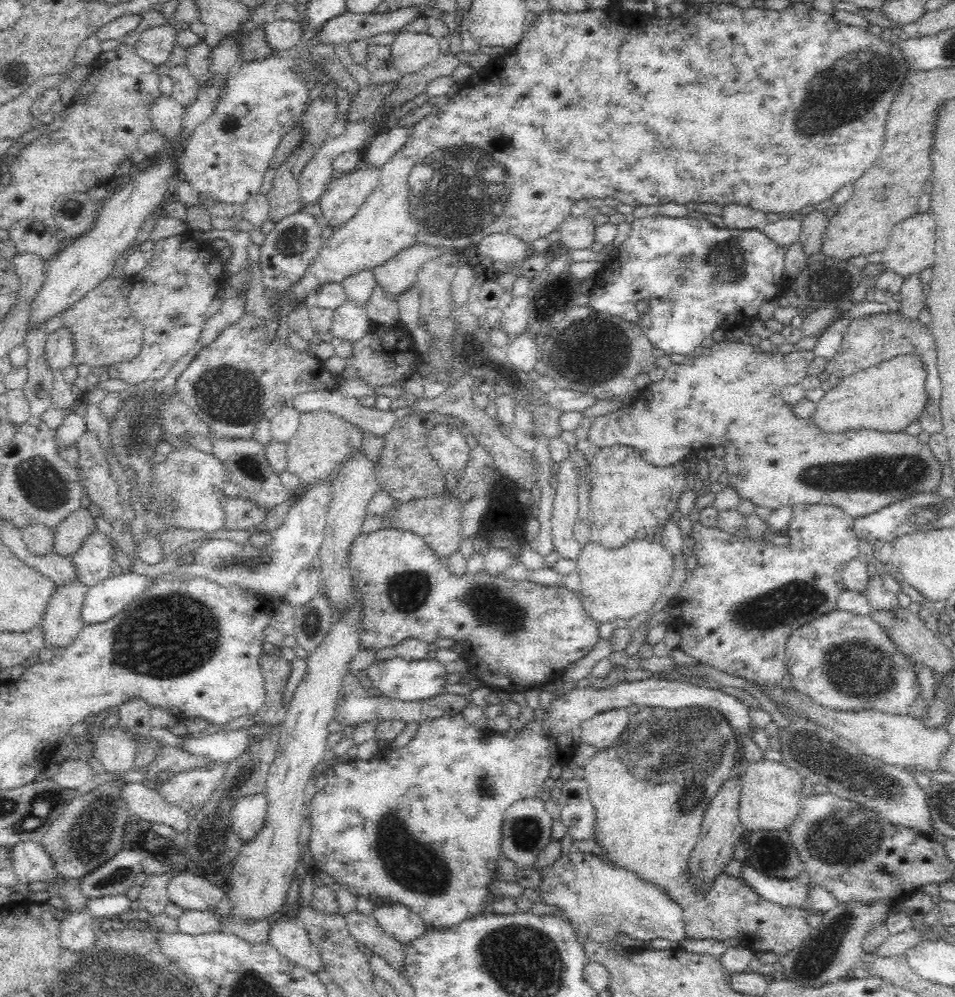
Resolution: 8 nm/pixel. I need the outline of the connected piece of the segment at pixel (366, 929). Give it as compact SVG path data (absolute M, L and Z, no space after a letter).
M354 911L344 918L348 931L356 942L362 943L365 948L384 958L388 961L388 965L401 974L405 945L387 936L373 916Z

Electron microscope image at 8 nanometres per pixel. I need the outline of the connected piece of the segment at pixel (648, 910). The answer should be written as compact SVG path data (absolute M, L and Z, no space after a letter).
M562 853L560 858L549 867L539 868L542 883L537 890L540 902L554 906L571 923L577 935L584 935L584 939L594 942L614 943L614 938L619 932L628 934L636 940L650 942L653 938L666 938L672 942L679 942L686 938L685 925L683 924L683 911L680 904L676 904L666 892L655 884L642 880L635 872L612 866L598 859L590 853Z

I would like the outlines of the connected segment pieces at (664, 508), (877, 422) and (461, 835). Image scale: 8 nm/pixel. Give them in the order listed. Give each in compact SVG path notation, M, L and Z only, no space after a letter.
M628 446L600 448L588 464L590 519L596 530L596 539L606 548L624 546L632 538L652 540L678 510L680 494L691 485L682 463L654 466L640 451Z
M903 355L892 358L891 360L880 362L878 365L872 366L870 369L859 371L858 373L842 378L841 380L838 380L836 383L834 383L832 388L828 392L825 392L825 395L816 403L816 411L812 415L813 421L816 423L818 429L828 433L844 433L847 431L861 429L874 430L880 433L884 433L887 431L905 432L907 426L912 421L917 420L919 414L924 410L927 401L927 394L925 391L926 378L926 369L924 369L924 365L922 365L922 359L920 359L918 355Z
M658 675L652 676L647 679L632 681L632 682L618 682L610 688L600 688L596 690L592 687L576 687L557 699L554 699L550 706L545 710L542 717L535 717L534 720L528 722L524 730L508 730L508 732L492 731L490 728L478 729L468 724L461 713L454 712L448 715L440 716L438 718L428 719L419 724L419 729L415 736L405 745L400 748L383 750L376 754L369 760L352 759L346 762L336 764L329 764L324 770L326 773L326 786L324 790L318 792L312 801L307 803L307 808L310 810L311 819L311 836L310 836L310 853L314 859L316 871L328 872L332 876L336 885L344 885L348 890L356 896L364 896L370 899L375 906L403 904L407 906L414 914L418 914L420 919L426 924L428 928L451 928L465 922L467 919L480 915L484 912L487 903L484 901L486 895L489 894L490 884L497 879L498 860L502 857L502 830L503 820L505 813L510 806L518 800L525 800L526 798L535 798L540 796L540 792L545 789L545 780L550 777L550 772L556 764L566 765L570 764L570 760L576 751L579 744L581 744L581 724L592 718L599 712L611 708L626 708L631 704L636 704L639 707L646 706L660 706L668 710L676 708L690 708L690 706L697 706L698 708L713 708L720 710L724 718L731 724L736 732L744 733L752 738L752 731L750 731L751 718L748 714L748 707L737 697L728 695L719 689L710 689L698 685L692 685L686 681L678 681L674 679L662 679Z

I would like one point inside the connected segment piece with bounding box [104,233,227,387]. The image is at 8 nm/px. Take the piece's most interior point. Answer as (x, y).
(169, 297)

